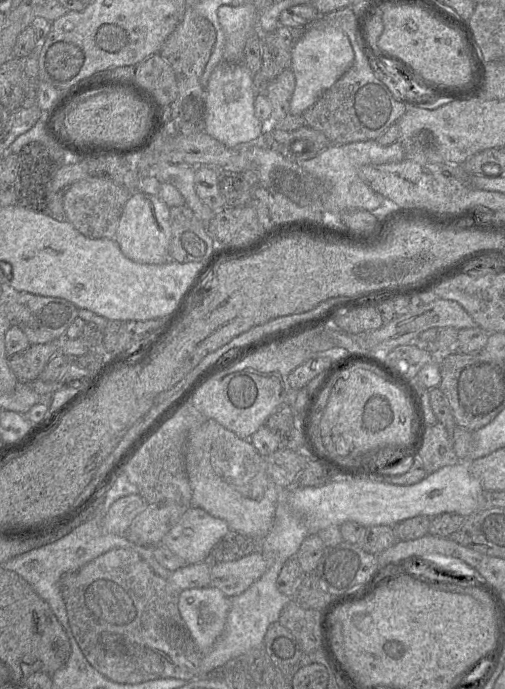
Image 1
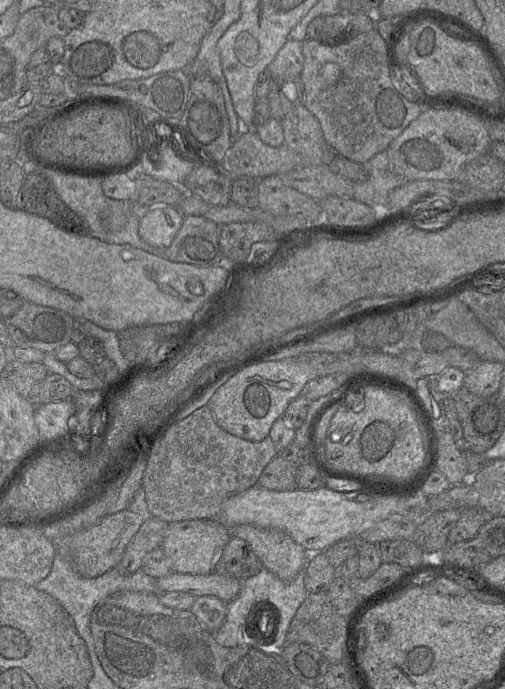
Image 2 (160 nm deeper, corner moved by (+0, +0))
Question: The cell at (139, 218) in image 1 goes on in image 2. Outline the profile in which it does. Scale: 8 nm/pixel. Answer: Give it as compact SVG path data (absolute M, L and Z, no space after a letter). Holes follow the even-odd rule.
M156 206L142 212L138 233L147 244L168 248L181 228L184 215L175 206Z

